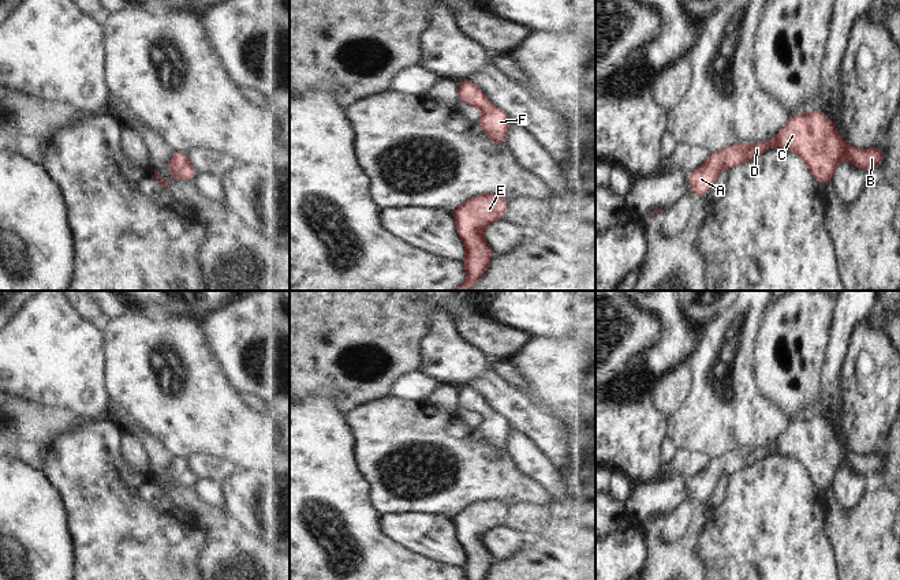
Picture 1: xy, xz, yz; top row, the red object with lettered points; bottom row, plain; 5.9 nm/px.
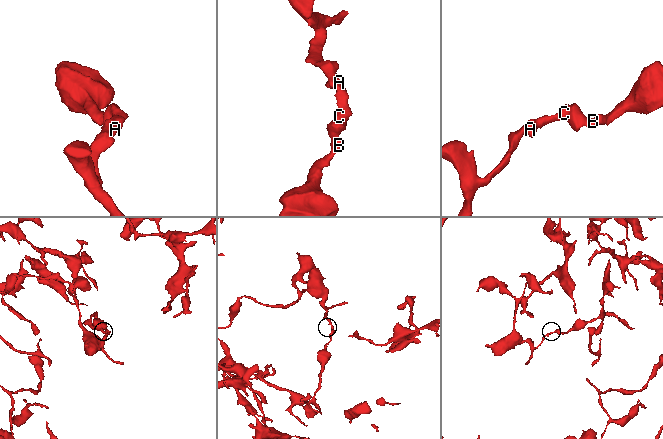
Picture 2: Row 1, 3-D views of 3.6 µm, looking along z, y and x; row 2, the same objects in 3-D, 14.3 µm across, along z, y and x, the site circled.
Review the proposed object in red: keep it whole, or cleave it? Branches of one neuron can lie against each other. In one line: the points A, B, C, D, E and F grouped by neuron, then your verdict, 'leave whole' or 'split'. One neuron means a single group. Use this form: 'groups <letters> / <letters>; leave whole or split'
groups A B C D E F; leave whole

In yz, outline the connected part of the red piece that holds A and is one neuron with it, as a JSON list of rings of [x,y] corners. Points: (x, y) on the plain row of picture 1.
[[[821,416],[796,420],[788,424],[778,439],[768,448],[744,448],[710,459],[707,467],[694,479],[687,479],[692,501],[701,505],[716,489],[720,478],[744,469],[765,459],[769,453],[792,456],[802,463],[811,482],[825,491],[833,487],[836,472],[848,464],[856,474],[867,476],[884,467],[884,454],[859,456],[845,450],[834,429]]]

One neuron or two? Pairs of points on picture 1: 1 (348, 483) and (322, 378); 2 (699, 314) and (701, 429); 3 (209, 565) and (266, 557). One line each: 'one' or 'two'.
1: two
2: two
3: one

